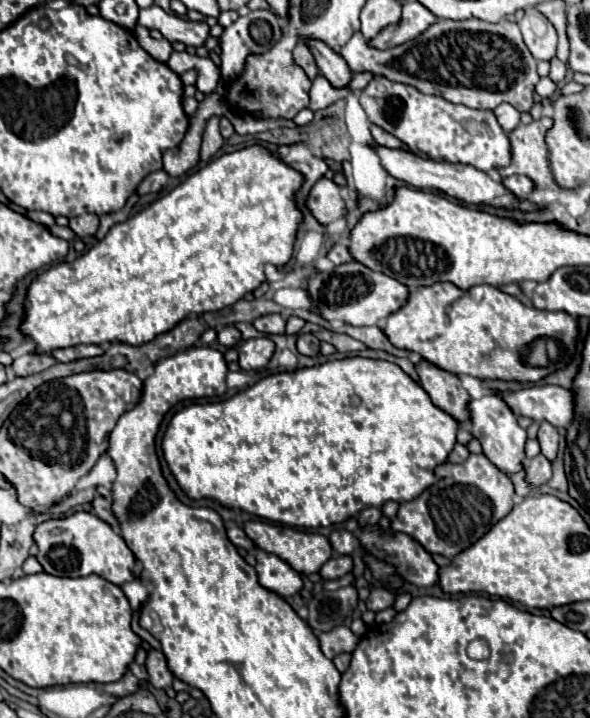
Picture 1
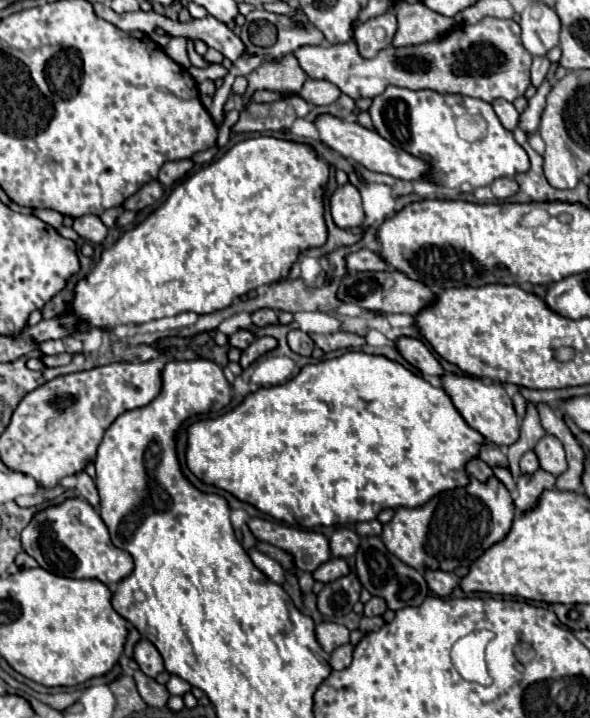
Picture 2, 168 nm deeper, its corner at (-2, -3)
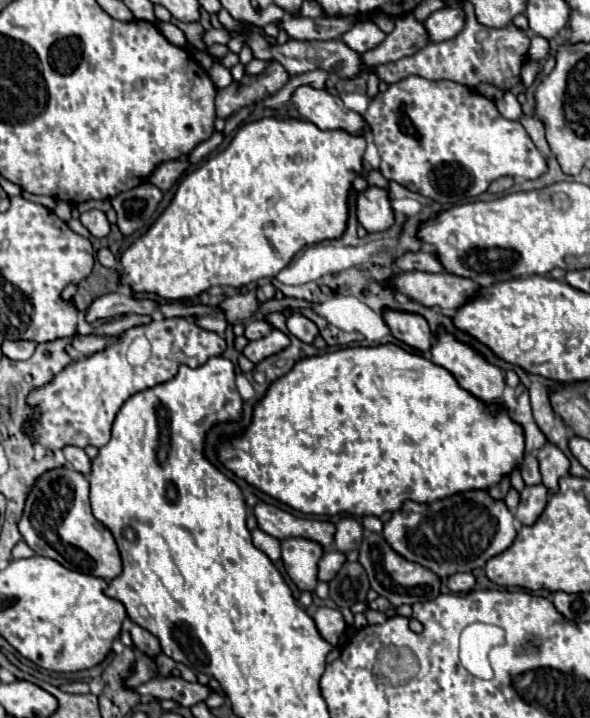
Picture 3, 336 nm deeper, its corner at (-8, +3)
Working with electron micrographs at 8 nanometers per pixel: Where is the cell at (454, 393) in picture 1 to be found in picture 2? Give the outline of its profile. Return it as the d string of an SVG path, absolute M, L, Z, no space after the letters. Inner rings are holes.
M400 338L396 342L398 352L404 356L406 362L410 362L414 368L418 368L424 376L444 376L444 368L434 358L434 354L426 348L424 342L416 338Z

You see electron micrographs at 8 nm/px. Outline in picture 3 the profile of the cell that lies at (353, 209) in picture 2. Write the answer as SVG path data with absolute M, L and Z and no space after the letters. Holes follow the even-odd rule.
M370 186L366 192L358 194L356 214L360 224L368 232L384 232L394 224L394 210L390 204L388 190Z

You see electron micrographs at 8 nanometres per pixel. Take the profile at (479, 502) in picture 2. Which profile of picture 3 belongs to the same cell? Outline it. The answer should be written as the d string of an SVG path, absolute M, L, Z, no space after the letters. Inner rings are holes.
M470 490L470 492L462 492L444 500L436 500L432 504L418 504L418 502L404 502L404 506L400 510L396 510L392 514L392 518L384 524L382 536L386 538L386 542L392 546L394 552L398 552L400 556L404 556L410 562L416 562L428 570L432 570L442 582L456 574L456 572L472 572L476 568L484 568L484 564L504 552L516 538L516 526L514 526L514 516L512 512L506 508L506 504L500 500L492 500L488 496L488 492L484 490Z

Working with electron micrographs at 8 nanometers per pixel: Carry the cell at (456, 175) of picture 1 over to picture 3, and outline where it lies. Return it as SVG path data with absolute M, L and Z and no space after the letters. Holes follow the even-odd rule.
M300 86L292 92L292 102L302 118L310 120L322 130L342 128L350 134L364 134L366 122L354 110L348 110L340 96L314 86Z

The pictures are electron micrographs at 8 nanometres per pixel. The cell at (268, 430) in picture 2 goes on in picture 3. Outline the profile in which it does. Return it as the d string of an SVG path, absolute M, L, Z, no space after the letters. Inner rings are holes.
M380 344L372 348L346 348L346 350L336 350L312 358L304 358L296 362L296 366L284 374L282 378L274 380L272 386L268 388L266 396L256 404L254 408L254 418L244 436L234 438L218 448L220 460L228 470L232 470L236 476L244 478L252 486L260 488L262 492L270 494L272 498L288 504L290 508L304 512L304 514L316 514L316 516L334 516L340 512L352 514L352 516L380 516L382 512L394 512L400 510L404 500L414 500L414 502L434 502L442 500L460 492L468 490L488 490L494 484L502 482L502 478L510 476L512 470L520 468L520 458L524 456L524 430L518 422L514 422L508 414L506 408L498 404L486 404L480 398L472 396L460 384L456 378L442 366L434 364L432 360L424 358L422 354L416 352L406 352L404 348L396 344Z

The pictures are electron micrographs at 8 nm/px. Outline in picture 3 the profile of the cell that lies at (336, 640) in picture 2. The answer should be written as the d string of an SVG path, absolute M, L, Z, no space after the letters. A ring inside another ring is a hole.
M322 606L322 608L316 610L314 622L316 622L316 628L322 634L322 638L326 642L330 642L332 646L338 644L340 636L346 630L346 622L344 622L342 614L338 610L332 610L332 608L326 608L326 606Z

